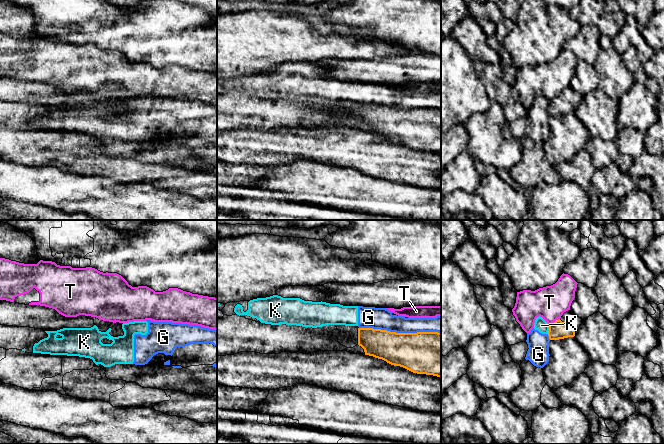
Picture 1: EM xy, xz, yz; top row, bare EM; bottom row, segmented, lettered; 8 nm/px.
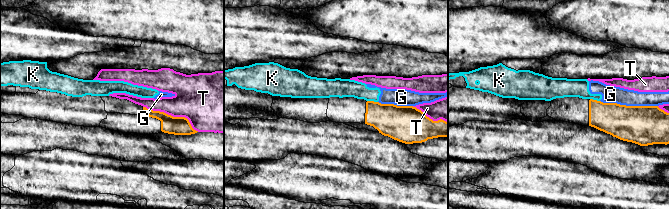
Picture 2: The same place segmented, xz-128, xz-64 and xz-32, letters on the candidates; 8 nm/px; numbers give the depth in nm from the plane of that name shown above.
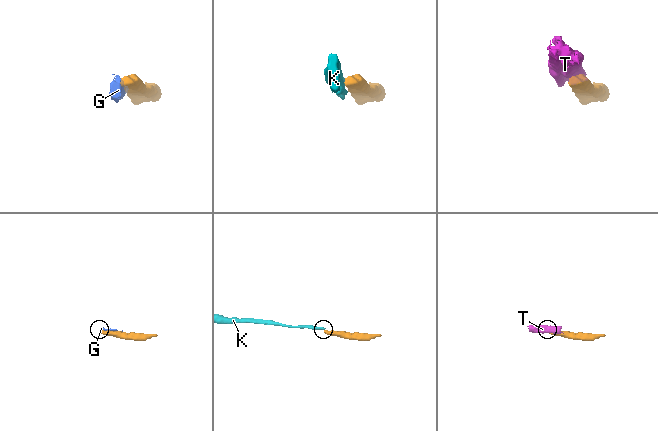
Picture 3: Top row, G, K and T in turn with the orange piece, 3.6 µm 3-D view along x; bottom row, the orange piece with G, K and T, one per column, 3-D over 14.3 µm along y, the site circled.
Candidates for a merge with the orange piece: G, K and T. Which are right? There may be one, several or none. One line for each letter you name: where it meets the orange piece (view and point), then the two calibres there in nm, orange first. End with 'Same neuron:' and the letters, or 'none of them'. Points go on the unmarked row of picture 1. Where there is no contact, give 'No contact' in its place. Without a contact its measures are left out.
Same neuron: none of them

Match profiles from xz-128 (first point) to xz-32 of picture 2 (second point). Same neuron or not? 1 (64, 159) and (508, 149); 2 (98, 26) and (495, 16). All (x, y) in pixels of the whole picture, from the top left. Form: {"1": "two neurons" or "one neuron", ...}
{"1": "two neurons", "2": "two neurons"}

